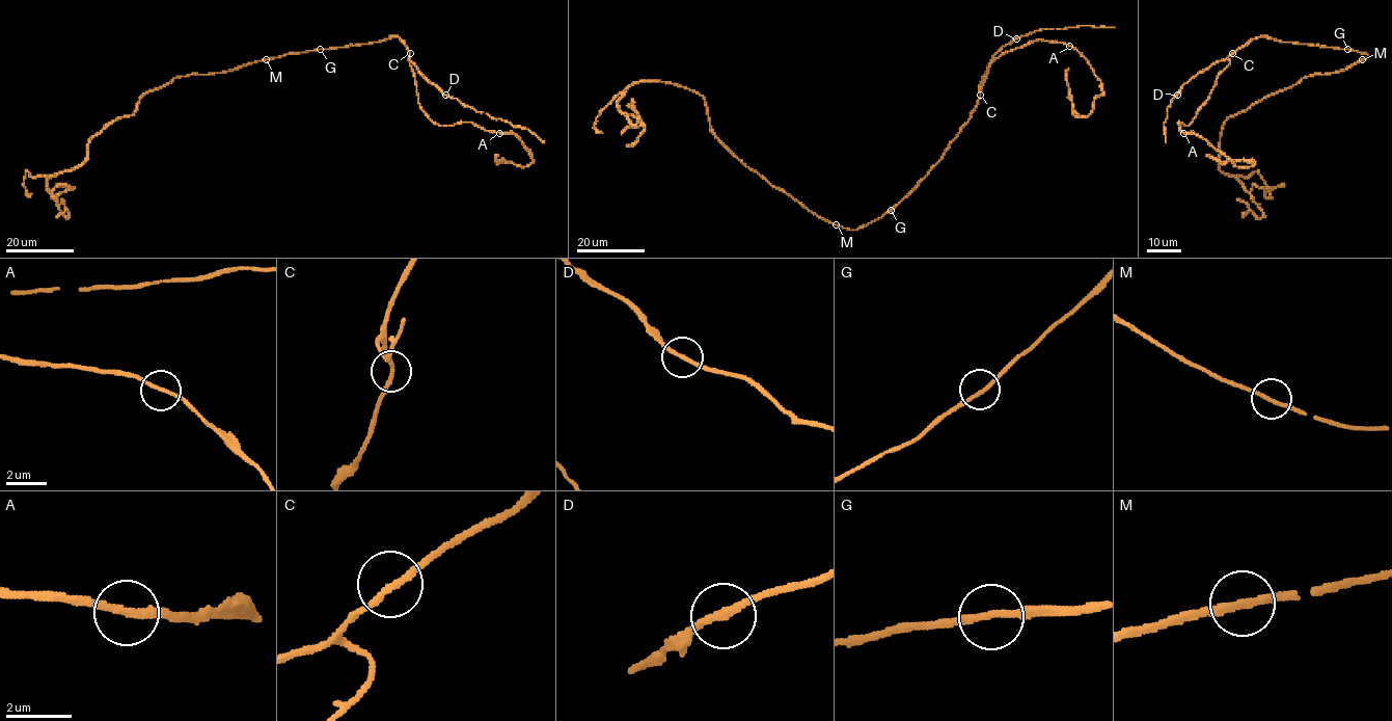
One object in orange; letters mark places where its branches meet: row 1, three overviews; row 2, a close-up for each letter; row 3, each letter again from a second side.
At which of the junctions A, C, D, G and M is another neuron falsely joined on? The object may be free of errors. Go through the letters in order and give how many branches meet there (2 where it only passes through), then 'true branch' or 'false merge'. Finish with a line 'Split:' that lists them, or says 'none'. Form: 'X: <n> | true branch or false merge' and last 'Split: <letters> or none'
A: 2 | true branch
C: 2 | true branch
D: 2 | true branch
G: 2 | true branch
M: 2 | true branch
Split: none

